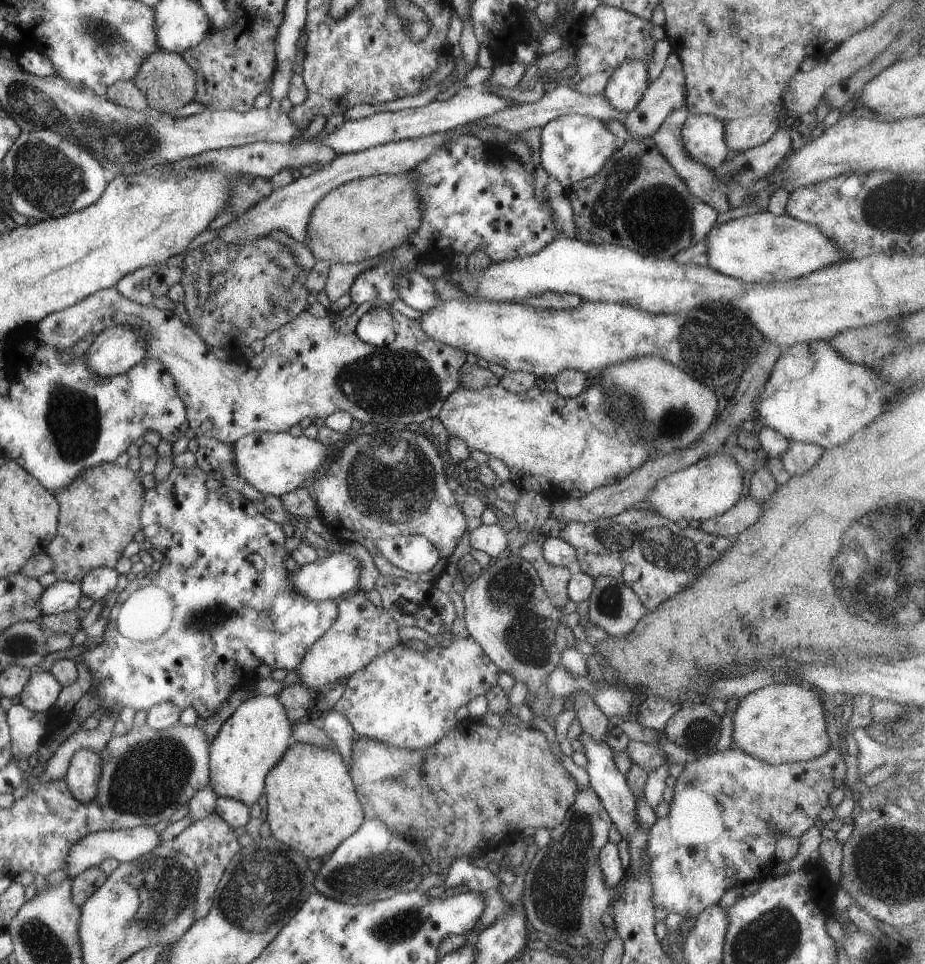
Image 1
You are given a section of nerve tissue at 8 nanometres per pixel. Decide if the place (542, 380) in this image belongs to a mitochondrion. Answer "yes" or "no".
no

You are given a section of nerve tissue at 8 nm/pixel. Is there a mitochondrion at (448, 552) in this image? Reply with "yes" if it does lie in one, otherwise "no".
no

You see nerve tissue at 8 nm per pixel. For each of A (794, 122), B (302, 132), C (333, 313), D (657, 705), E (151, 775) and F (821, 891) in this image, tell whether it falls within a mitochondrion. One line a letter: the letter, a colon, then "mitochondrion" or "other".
A: other
B: other
C: other
D: other
E: mitochondrion
F: other

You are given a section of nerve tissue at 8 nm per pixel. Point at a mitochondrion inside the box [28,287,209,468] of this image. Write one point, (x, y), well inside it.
(73, 420)

